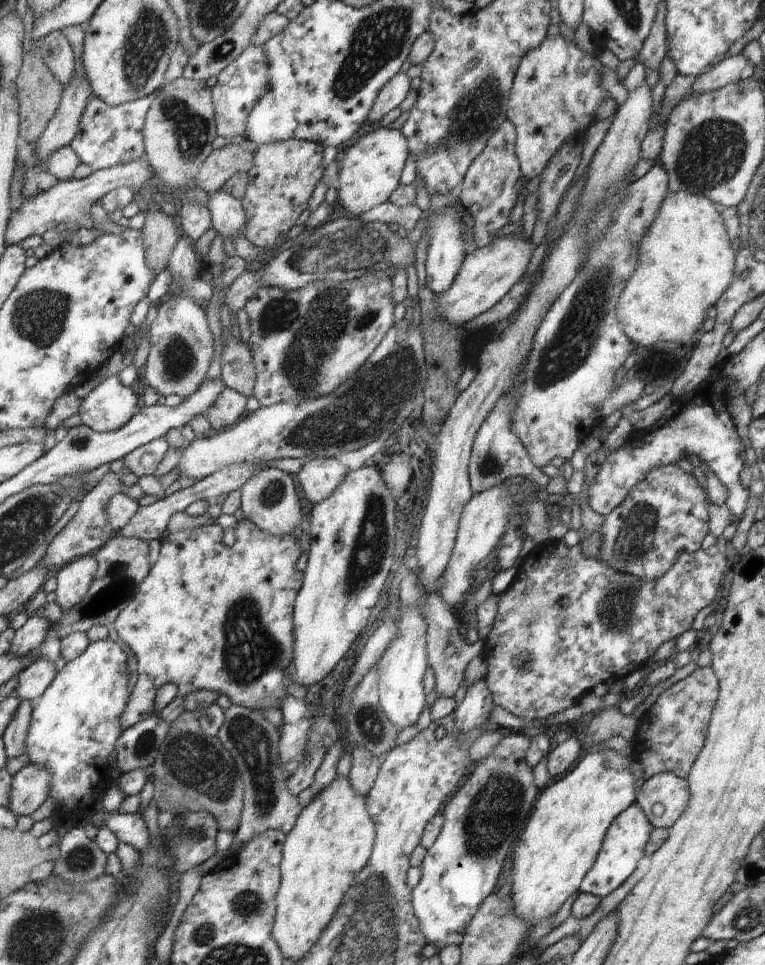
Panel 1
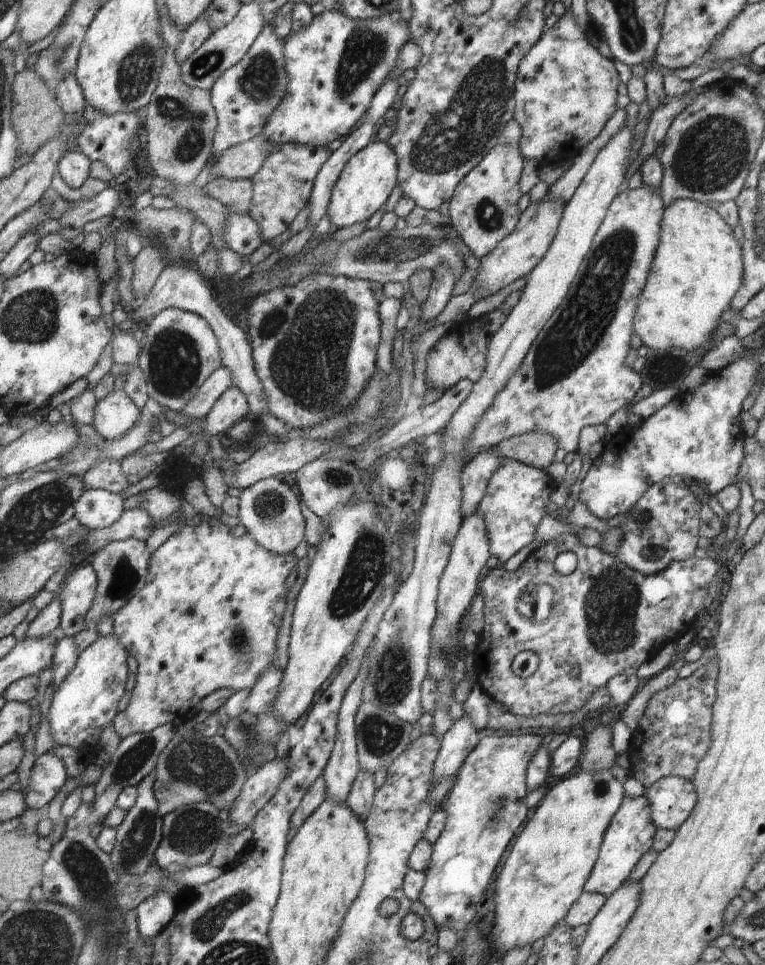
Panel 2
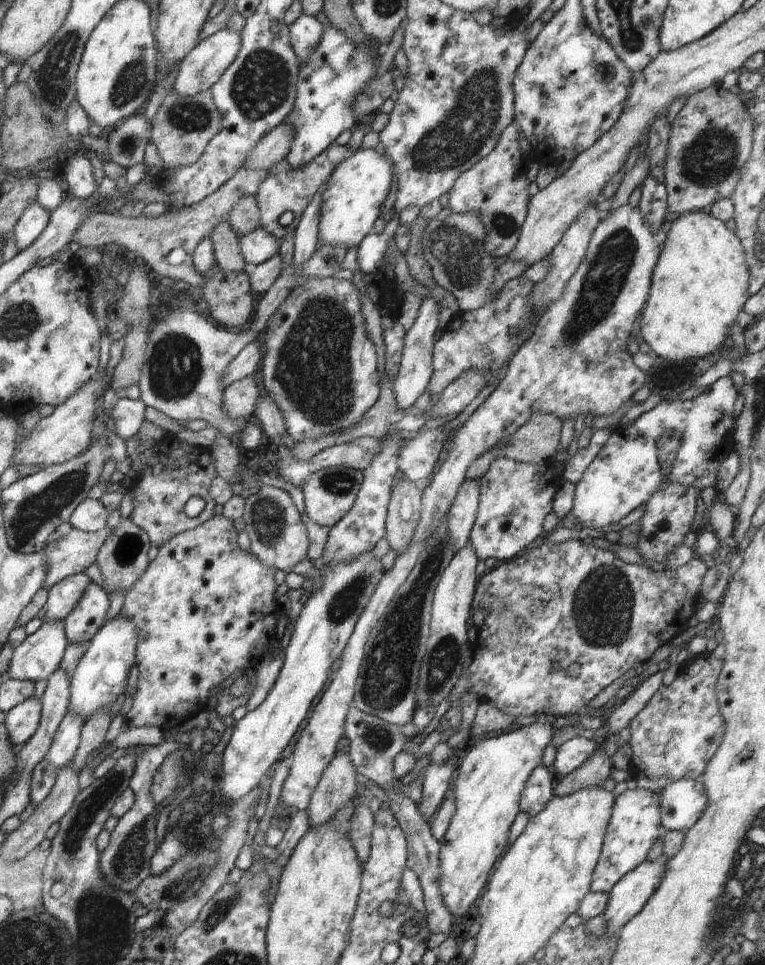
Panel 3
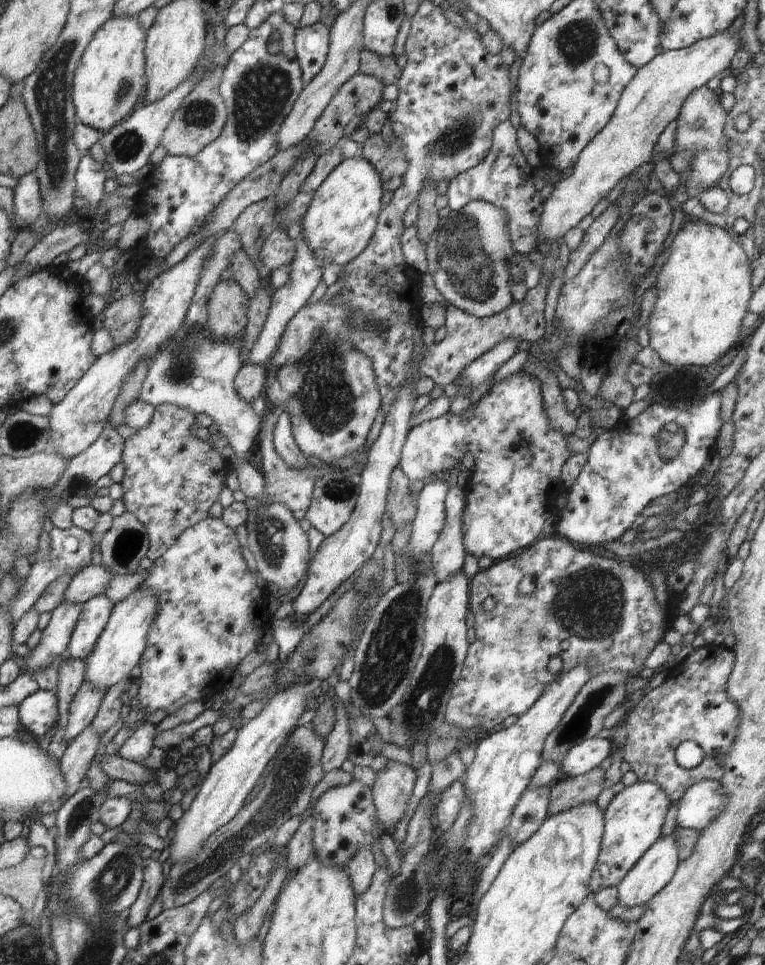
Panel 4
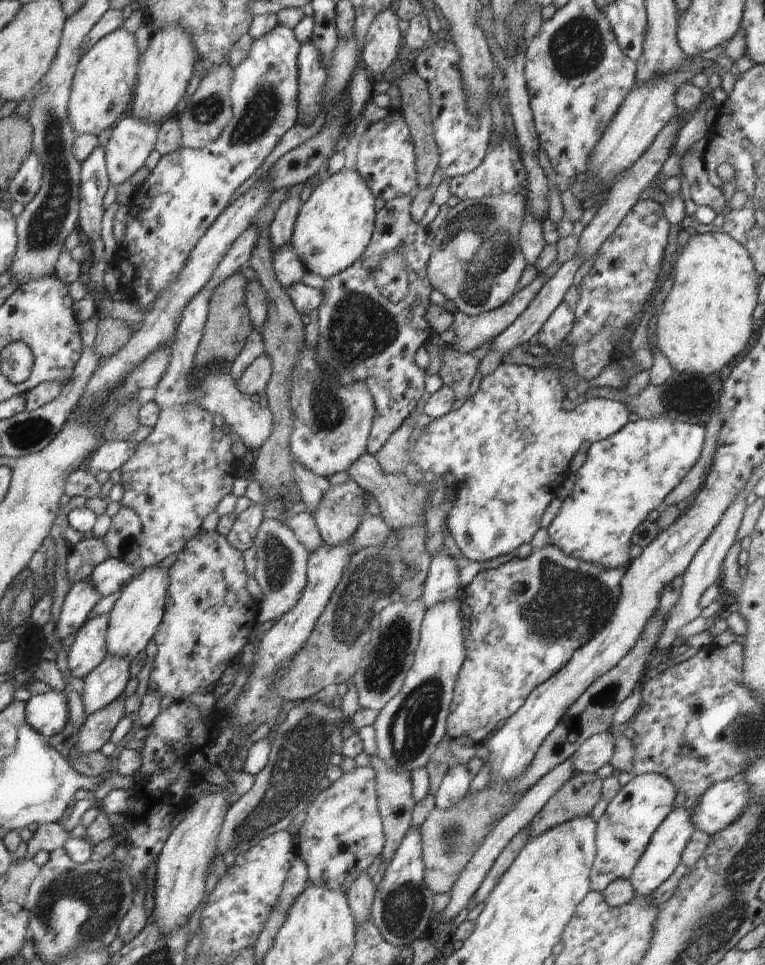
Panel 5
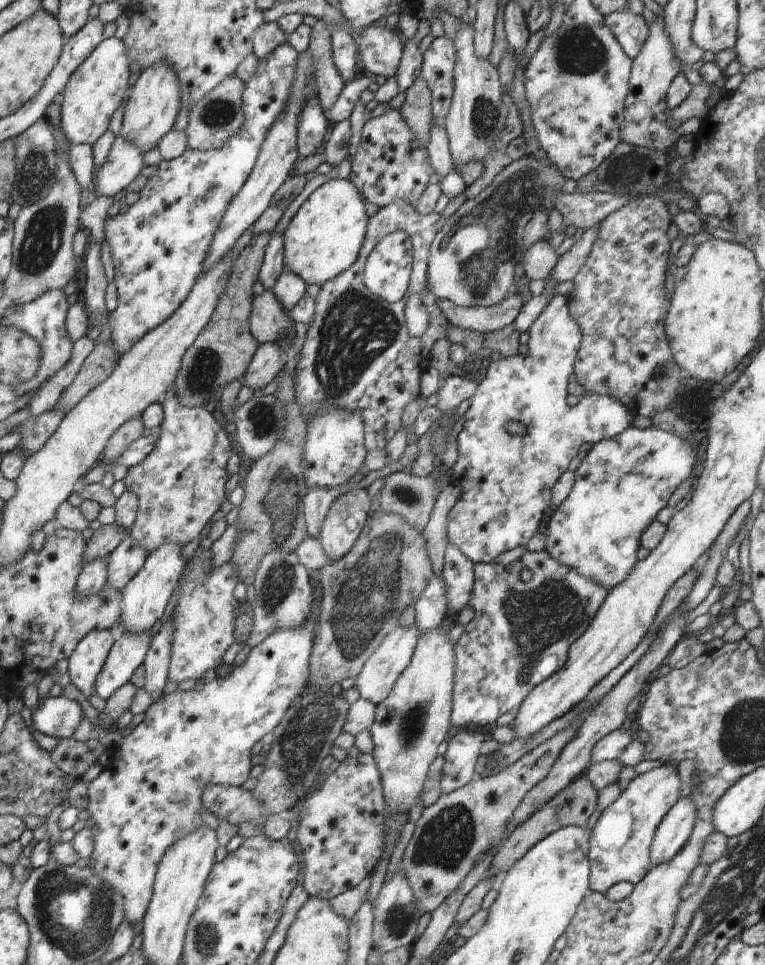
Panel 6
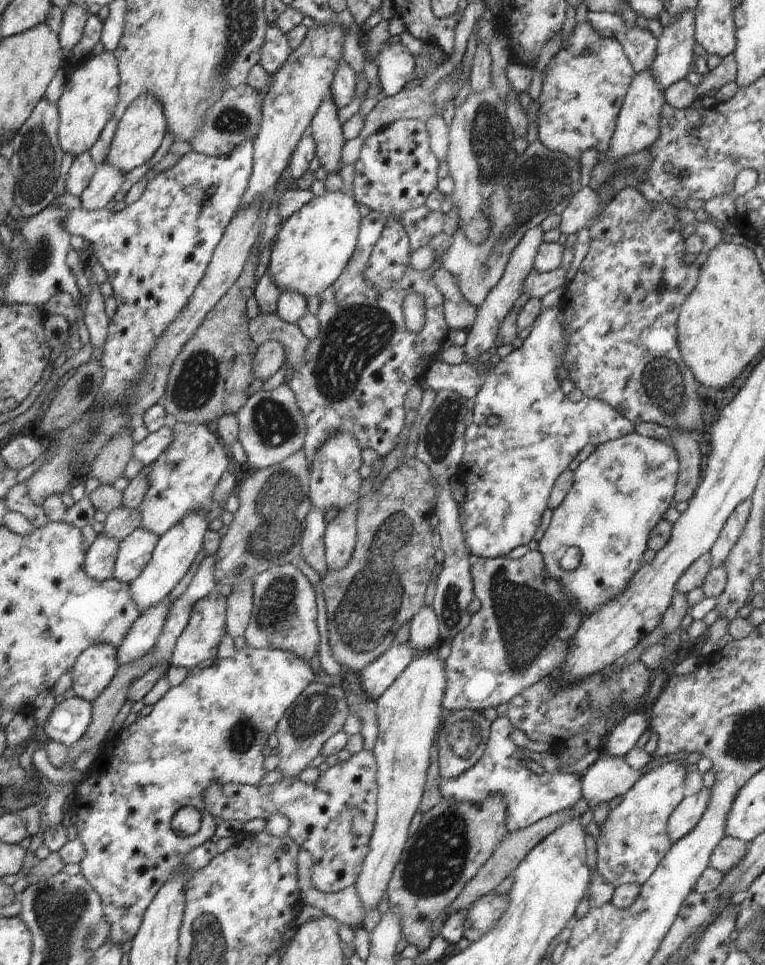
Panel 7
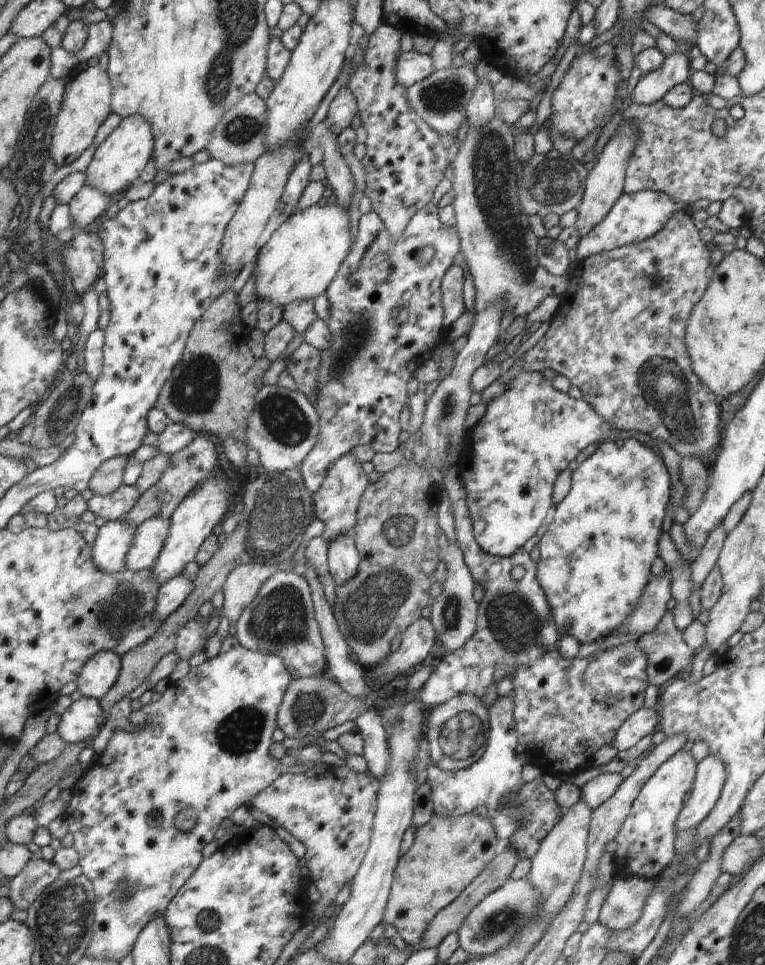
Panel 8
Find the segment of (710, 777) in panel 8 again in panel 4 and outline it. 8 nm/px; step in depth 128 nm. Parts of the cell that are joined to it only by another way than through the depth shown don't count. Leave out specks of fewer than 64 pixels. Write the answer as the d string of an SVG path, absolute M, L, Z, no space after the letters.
M676 830L672 834L658 837L658 840L642 854L642 858L638 859L638 862L617 886L619 904L624 904L624 908L634 908L634 906L646 904L653 899L654 895L658 894L672 880L679 861Z

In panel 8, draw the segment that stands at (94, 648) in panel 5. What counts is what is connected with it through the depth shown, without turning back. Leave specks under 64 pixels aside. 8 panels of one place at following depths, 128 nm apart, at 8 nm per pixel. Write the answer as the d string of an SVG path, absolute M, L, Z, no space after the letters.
M110 651L94 654L78 675L77 689L83 697L99 701L112 690L120 676L121 658Z

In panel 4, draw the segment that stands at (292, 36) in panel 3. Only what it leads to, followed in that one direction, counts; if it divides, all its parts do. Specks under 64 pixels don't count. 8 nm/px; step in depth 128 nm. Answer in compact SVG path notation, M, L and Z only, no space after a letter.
M322 22L296 29L294 50L302 71L302 82L307 85L324 66L329 50L330 31Z

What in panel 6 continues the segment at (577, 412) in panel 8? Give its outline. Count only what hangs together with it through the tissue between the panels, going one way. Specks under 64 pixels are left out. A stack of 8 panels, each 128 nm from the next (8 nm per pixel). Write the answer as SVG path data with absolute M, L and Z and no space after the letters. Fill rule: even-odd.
M555 295L552 297L548 306L542 310L542 314L536 316L536 320L532 323L532 326L528 329L529 341L526 347L519 353L510 356L510 358L504 358L504 356L498 361L491 362L489 368L484 377L478 381L476 392L471 399L467 401L468 411L464 414L464 423L462 424L462 430L457 434L458 442L458 457L452 467L451 482L460 486L462 490L462 496L460 500L454 504L450 514L448 515L447 537L450 542L454 542L454 546L466 555L474 564L476 563L494 563L494 560L503 552L508 552L512 548L517 546L525 546L533 538L533 536L540 528L540 522L546 512L546 508L552 506L552 487L556 484L556 481L570 466L572 458L578 454L578 450L582 444L586 442L596 444L601 440L616 438L619 434L622 434L624 430L628 430L630 425L633 424L633 414L622 406L618 400L609 397L608 395L594 395L590 394L582 398L578 404L571 407L566 403L566 396L568 396L568 378L573 373L574 362L576 362L576 356L578 354L578 348L582 342L582 334L578 325L572 320L568 310L568 301L566 296ZM508 422L518 422L525 427L525 434L522 436L512 435L506 432L506 424Z

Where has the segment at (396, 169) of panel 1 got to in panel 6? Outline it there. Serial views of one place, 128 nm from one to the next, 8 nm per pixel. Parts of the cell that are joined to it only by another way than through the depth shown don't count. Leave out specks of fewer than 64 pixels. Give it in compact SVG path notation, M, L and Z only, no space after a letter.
M331 179L312 192L283 232L283 268L303 278L307 286L324 286L356 262L368 220L360 192L348 179Z

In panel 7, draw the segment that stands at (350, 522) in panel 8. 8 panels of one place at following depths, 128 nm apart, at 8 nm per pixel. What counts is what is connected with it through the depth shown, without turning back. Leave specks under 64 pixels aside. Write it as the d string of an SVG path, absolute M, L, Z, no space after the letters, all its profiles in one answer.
M336 434L318 448L318 454L309 466L309 499L311 506L328 511L332 508L344 510L352 506L360 496L360 466L363 463L363 449L358 446L352 434Z

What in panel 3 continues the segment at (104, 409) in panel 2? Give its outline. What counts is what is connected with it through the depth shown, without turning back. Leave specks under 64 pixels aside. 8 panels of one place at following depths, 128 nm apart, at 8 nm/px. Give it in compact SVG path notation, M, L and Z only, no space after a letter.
M122 397L109 411L114 422L115 433L124 441L137 436L142 424L145 422L145 405L140 401Z

